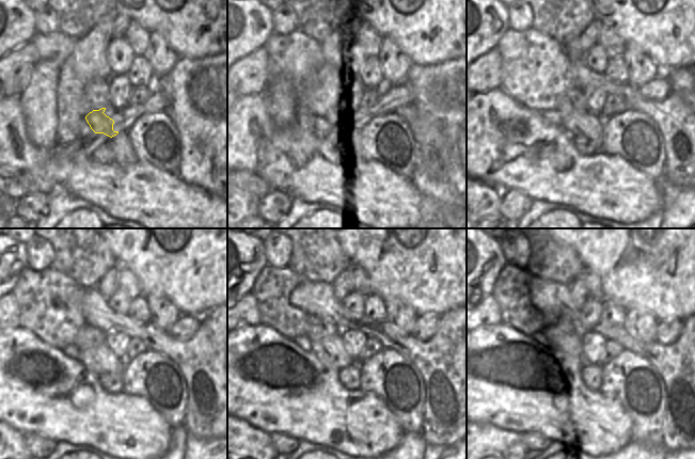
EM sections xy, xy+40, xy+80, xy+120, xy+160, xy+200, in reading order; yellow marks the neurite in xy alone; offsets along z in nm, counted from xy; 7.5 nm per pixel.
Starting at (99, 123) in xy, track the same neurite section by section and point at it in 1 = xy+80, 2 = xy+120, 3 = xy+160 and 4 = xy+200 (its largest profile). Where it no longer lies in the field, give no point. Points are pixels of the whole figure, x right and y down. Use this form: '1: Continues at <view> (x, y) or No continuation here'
1: Continues at xy+80 (575, 99)
2: Continues at xy+120 (88, 336)
3: Continues at xy+160 (317, 331)
4: Continues at xy+200 (562, 325).

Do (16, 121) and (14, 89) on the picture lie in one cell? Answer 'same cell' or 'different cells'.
different cells

